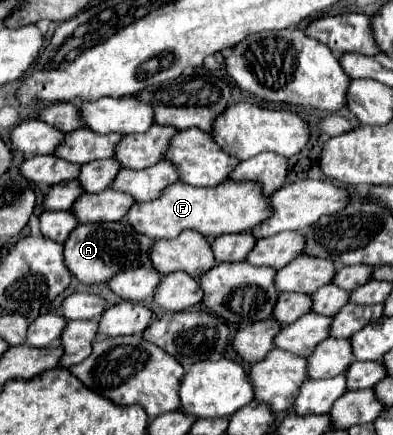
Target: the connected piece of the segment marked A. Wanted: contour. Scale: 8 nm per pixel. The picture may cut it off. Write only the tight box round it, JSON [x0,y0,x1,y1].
[65,221,153,283]

